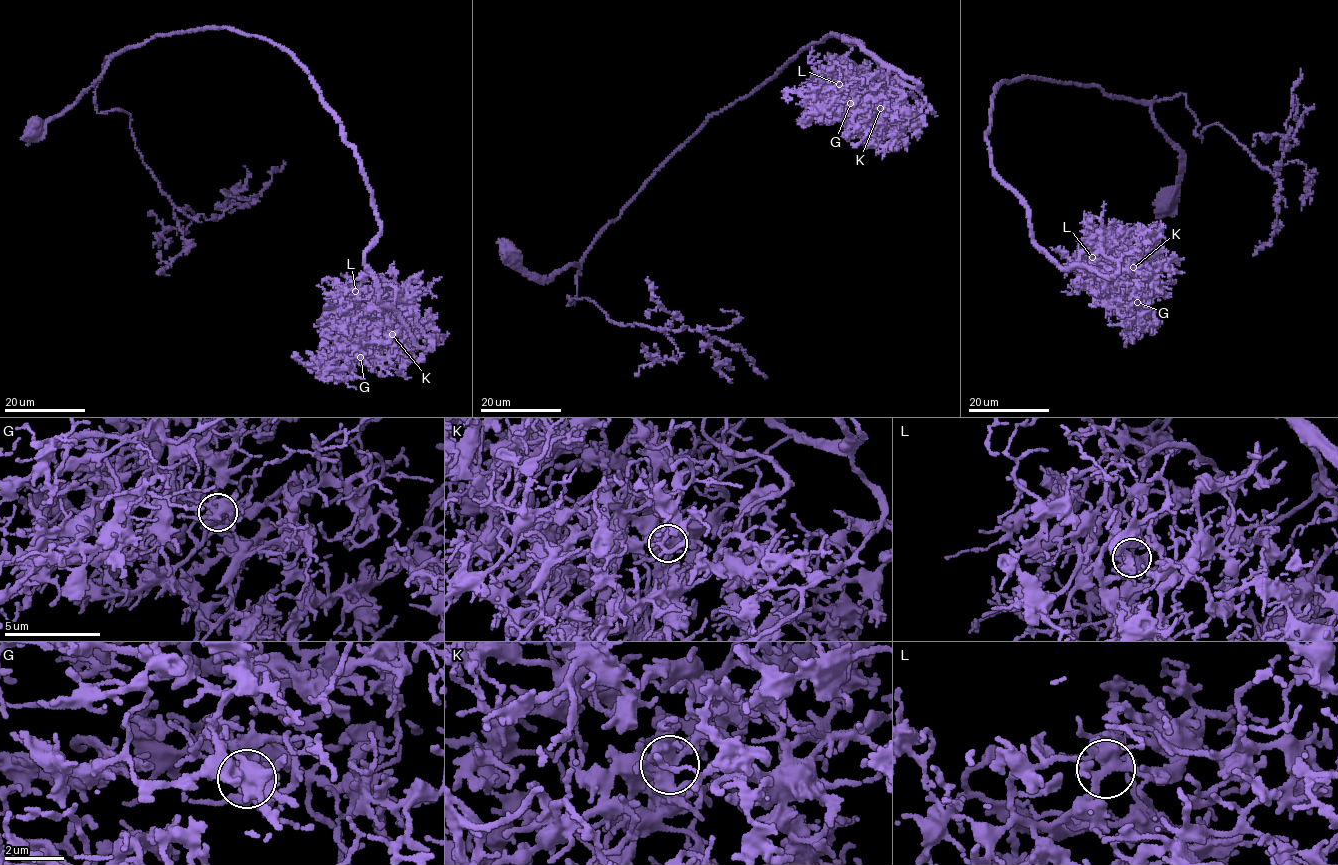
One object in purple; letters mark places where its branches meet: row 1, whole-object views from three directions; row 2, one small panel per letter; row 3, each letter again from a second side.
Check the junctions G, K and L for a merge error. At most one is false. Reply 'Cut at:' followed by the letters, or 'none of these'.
Cut at: none of these

